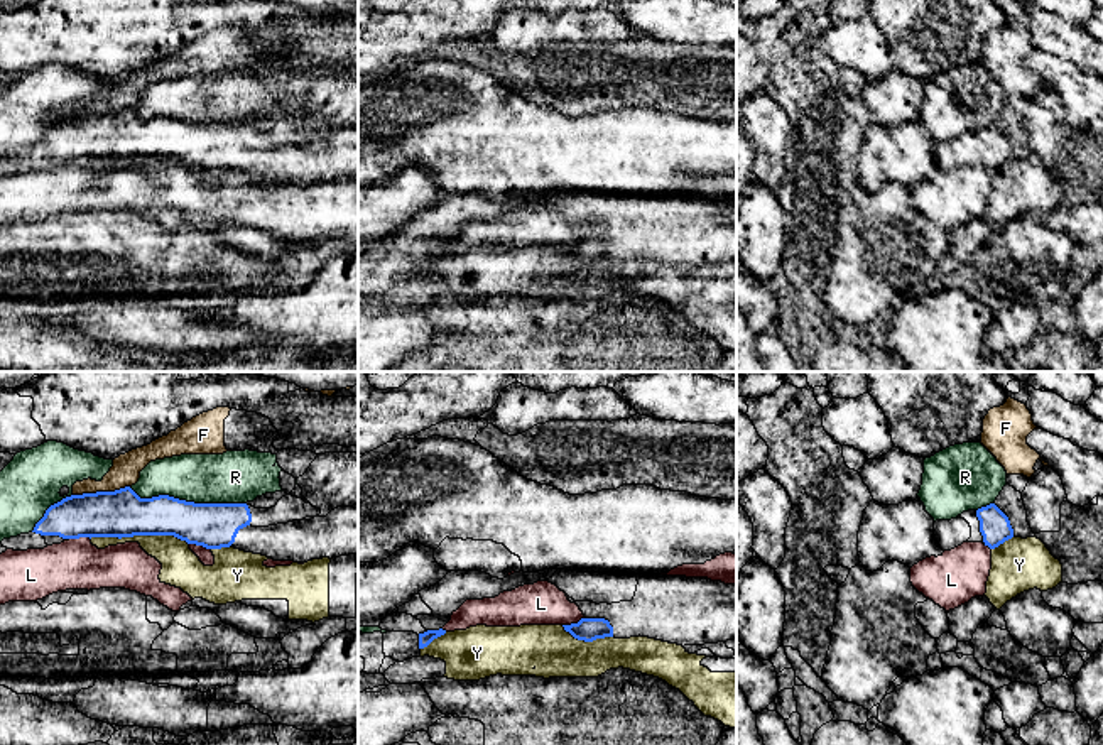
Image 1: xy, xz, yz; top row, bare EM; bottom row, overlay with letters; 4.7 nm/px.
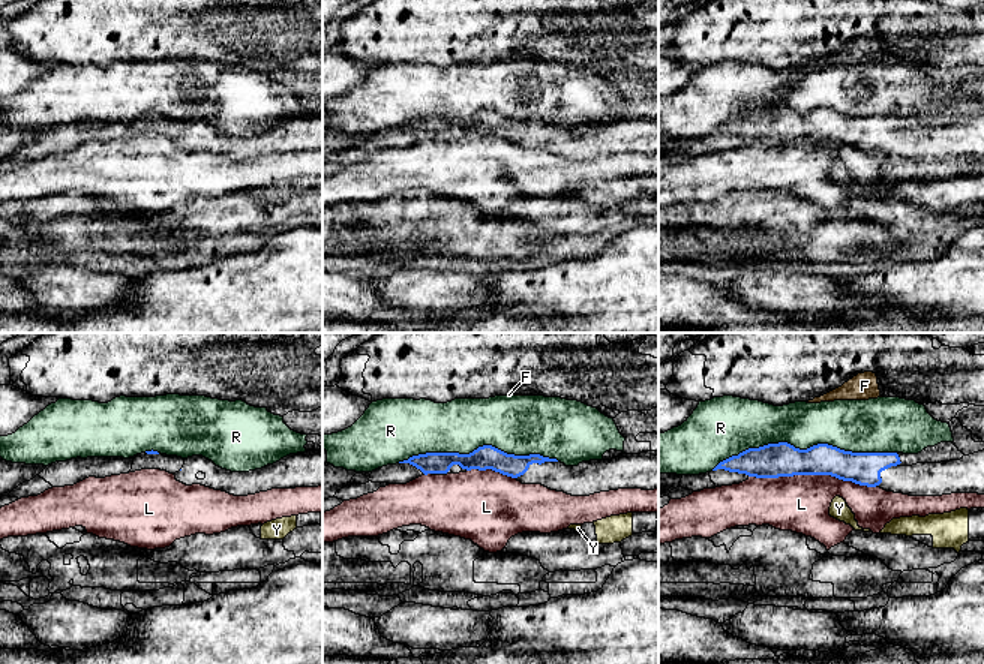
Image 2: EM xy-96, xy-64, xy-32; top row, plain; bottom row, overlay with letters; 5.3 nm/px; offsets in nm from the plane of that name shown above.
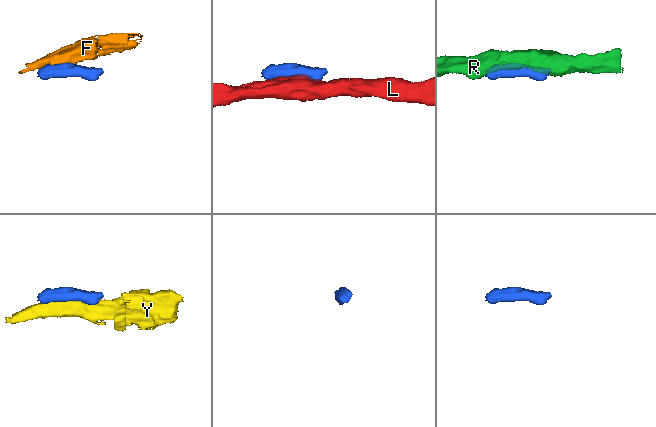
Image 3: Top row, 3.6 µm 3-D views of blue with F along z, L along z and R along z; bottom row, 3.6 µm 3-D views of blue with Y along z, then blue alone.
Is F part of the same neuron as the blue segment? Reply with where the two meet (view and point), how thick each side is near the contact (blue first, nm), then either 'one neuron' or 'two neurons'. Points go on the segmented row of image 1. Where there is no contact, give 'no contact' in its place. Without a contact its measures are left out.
xy (100, 492) | 220/140 nm | two neurons

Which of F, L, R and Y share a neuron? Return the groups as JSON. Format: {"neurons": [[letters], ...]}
{"neurons": [["F"], ["L"], ["R"], ["Y"]]}

